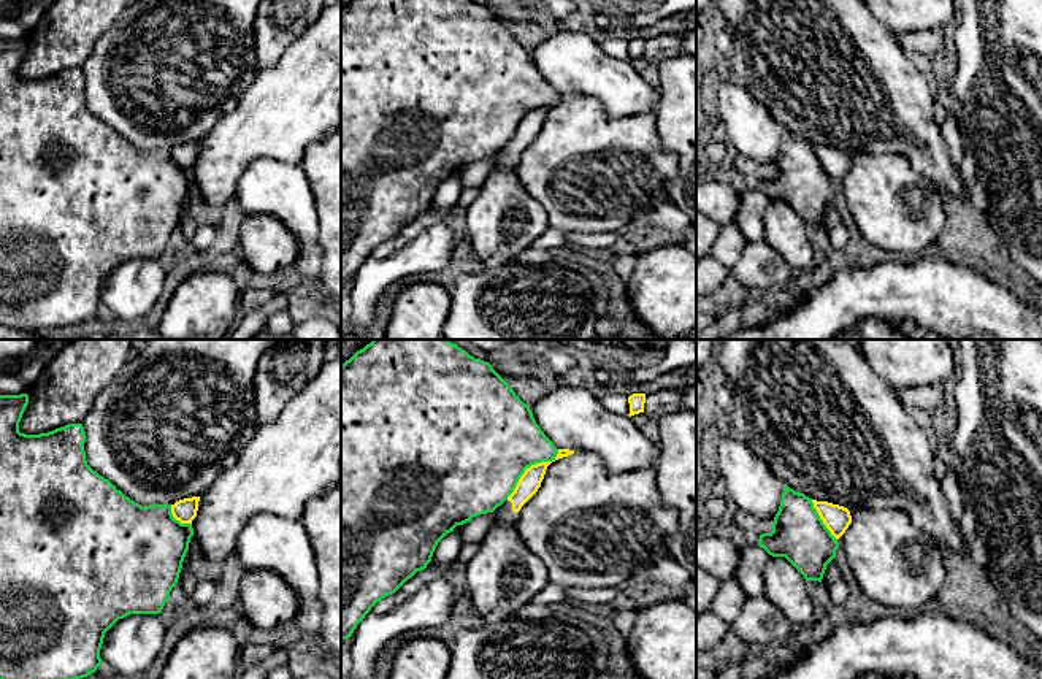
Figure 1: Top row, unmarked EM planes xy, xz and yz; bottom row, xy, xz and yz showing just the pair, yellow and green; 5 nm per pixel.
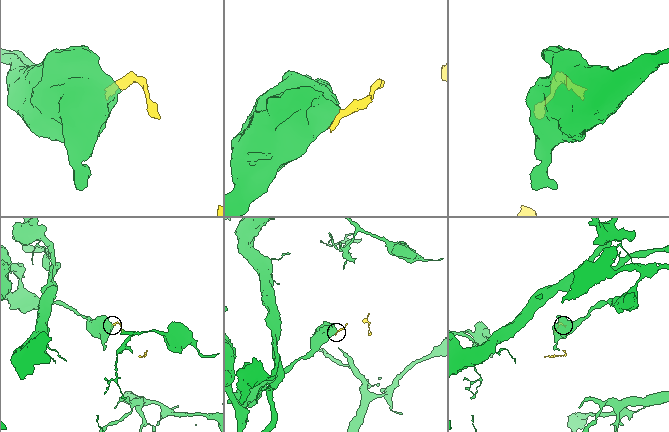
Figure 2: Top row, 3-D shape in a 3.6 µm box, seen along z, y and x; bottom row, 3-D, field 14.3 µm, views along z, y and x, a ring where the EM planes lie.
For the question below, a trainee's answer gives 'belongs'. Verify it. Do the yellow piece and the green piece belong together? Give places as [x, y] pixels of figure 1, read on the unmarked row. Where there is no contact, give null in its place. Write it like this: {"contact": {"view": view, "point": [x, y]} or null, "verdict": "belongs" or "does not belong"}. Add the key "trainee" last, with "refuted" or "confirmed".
{"contact": {"view": "xz", "point": [530, 111]}, "verdict": "does not belong", "trainee": "refuted"}

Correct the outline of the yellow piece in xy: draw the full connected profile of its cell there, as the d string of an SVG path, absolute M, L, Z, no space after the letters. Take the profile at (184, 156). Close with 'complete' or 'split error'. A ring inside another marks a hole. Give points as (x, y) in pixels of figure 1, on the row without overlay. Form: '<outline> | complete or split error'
M200 141L184 143L171 149L171 159L181 168L192 168L197 162Z | complete

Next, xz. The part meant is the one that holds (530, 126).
M541 106L531 109L520 121L514 136L508 141L508 146L512 148L512 155L519 157L522 151L538 136L544 124L546 114L552 106Z | complete

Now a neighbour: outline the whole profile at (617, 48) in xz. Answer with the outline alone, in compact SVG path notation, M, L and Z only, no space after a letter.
M623 38L606 40L600 46L611 57L615 57L615 59L620 59L620 60L628 60L630 59L628 41L623 40Z

